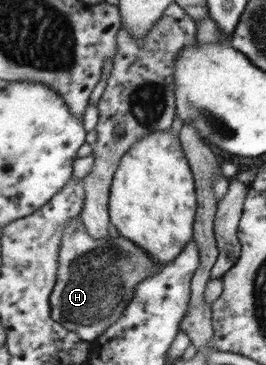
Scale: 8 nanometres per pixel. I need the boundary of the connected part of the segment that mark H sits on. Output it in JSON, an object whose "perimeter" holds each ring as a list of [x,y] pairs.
{"perimeter":[[[79,217],[73,218],[63,230],[59,268],[49,303],[53,320],[79,333],[82,340],[93,341],[123,316],[136,286],[149,274],[159,273],[164,265],[153,261],[141,246],[124,237],[103,241],[91,238],[81,222]]]}

